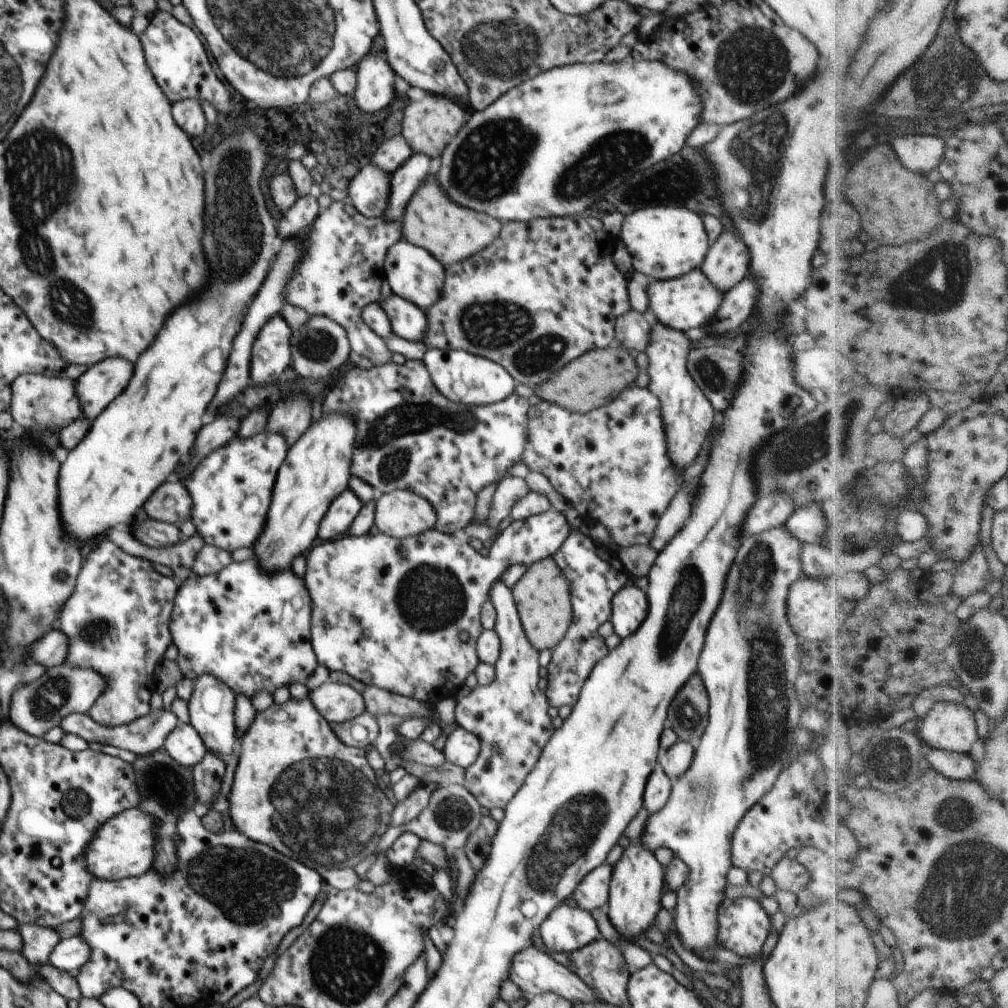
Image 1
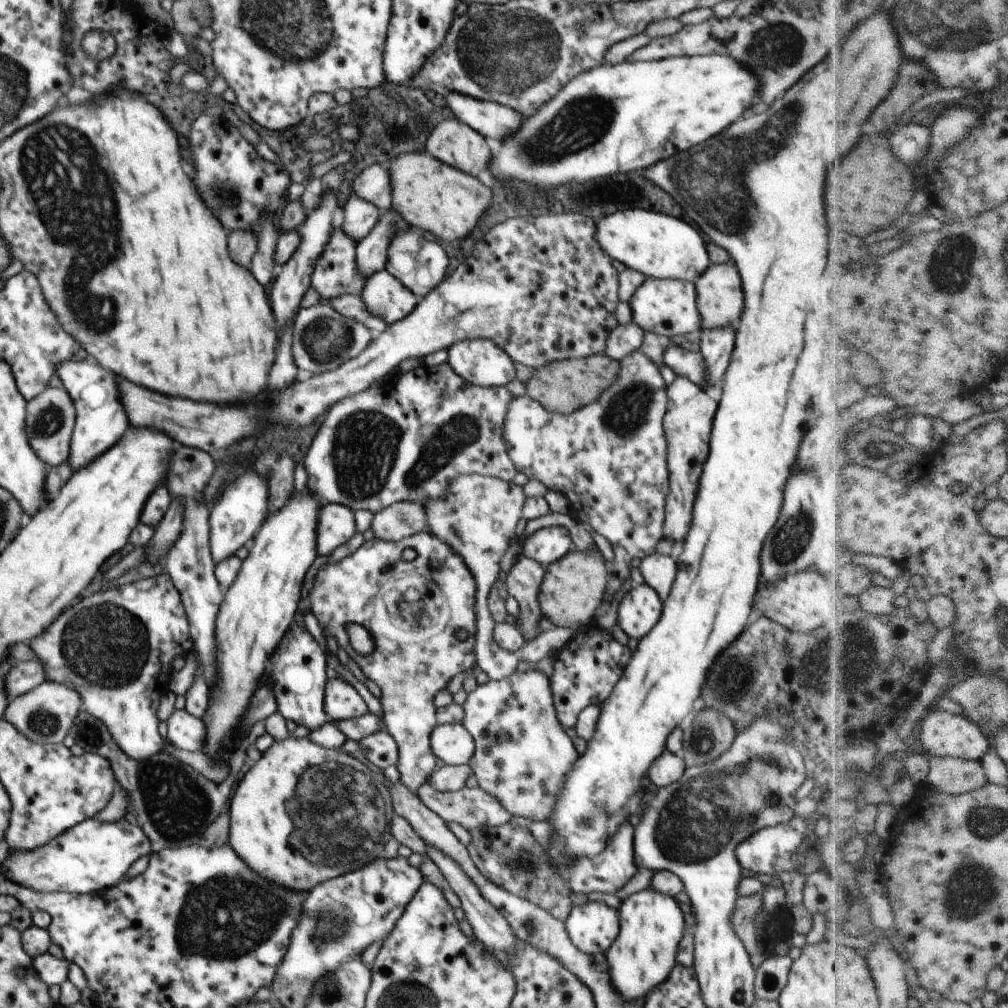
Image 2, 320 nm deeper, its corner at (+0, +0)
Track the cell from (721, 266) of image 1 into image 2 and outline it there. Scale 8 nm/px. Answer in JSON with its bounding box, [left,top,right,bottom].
[695,263,744,329]

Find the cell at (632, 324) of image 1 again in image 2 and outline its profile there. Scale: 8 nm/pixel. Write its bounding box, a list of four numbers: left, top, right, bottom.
[603,322,644,361]

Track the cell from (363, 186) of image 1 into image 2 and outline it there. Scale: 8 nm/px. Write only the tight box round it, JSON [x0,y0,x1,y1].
[341,194,382,244]

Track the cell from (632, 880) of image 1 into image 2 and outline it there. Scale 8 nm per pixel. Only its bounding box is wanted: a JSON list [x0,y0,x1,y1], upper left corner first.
[605,887,685,1004]

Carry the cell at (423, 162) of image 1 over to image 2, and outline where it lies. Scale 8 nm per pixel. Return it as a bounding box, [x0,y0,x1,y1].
[355,208,409,279]

